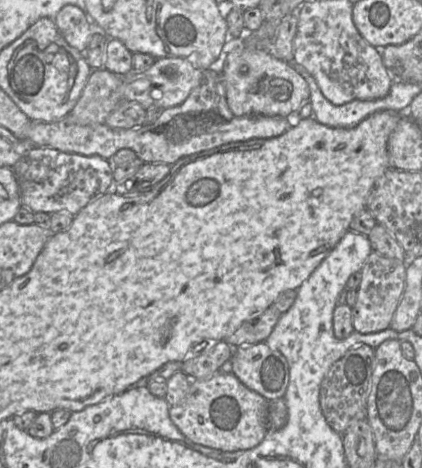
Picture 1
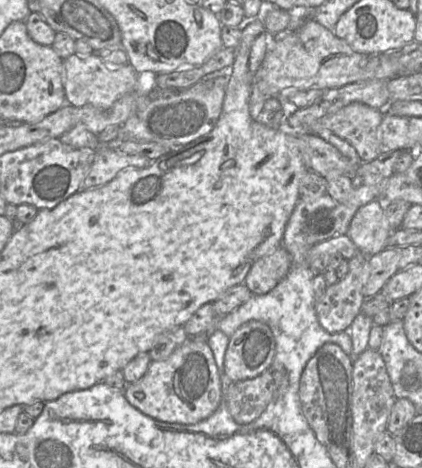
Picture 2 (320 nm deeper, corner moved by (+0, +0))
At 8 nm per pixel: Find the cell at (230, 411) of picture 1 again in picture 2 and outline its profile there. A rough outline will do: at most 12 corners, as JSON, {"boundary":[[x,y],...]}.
{"boundary":[[207,334],[124,390],[150,419],[195,424],[224,401]]}

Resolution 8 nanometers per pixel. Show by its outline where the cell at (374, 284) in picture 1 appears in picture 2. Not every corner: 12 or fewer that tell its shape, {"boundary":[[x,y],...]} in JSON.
{"boundary":[[368,256],[348,260],[349,271],[315,304],[329,333],[348,332],[361,313]]}

